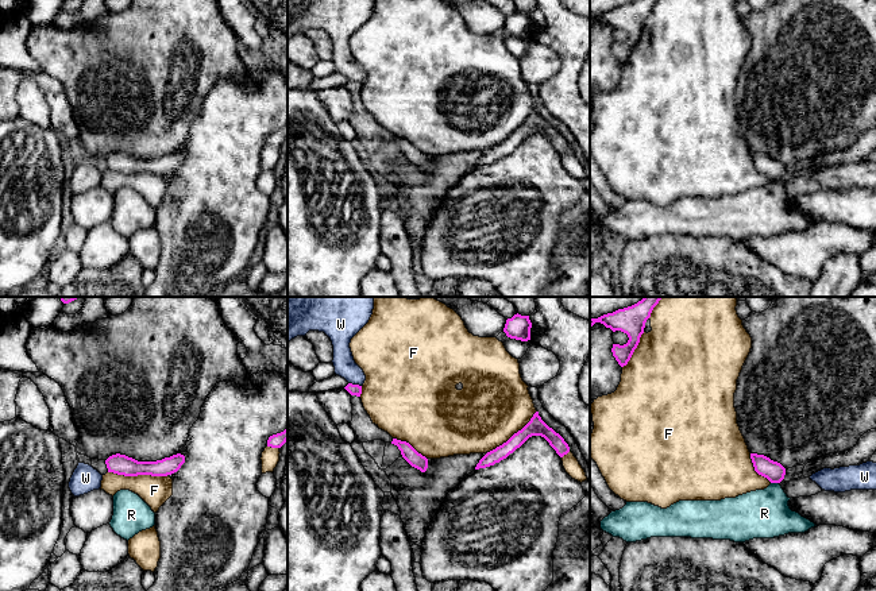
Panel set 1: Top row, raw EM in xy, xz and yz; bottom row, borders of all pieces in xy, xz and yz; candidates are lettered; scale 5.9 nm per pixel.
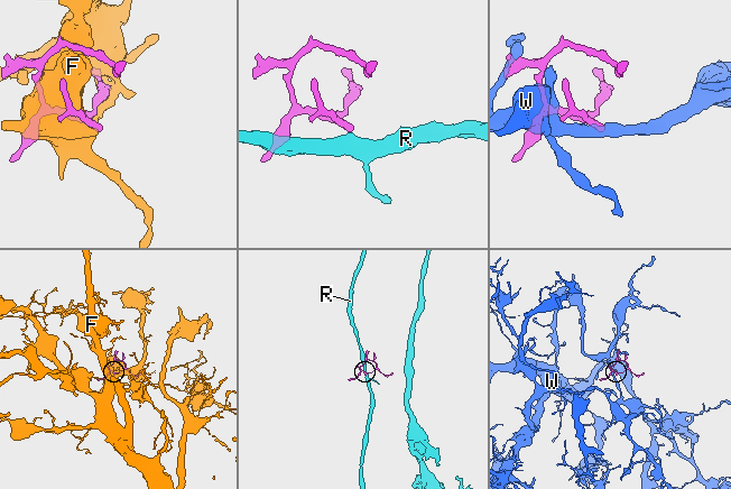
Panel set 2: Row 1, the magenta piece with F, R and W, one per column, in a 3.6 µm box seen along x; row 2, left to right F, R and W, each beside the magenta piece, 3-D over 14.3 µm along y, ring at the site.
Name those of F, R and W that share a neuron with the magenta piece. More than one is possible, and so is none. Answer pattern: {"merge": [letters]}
{"merge": []}

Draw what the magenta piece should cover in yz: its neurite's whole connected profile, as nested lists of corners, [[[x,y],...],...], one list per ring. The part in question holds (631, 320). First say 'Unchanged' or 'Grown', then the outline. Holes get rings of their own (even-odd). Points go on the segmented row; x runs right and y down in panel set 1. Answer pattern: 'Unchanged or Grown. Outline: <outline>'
Unchanged. Outline: [[[644,297],[637,304],[603,314],[598,318],[590,318],[590,329],[595,322],[603,324],[613,332],[621,331],[628,335],[626,344],[613,344],[611,352],[621,367],[626,366],[644,333],[645,322],[651,317],[653,308],[663,297]]]

